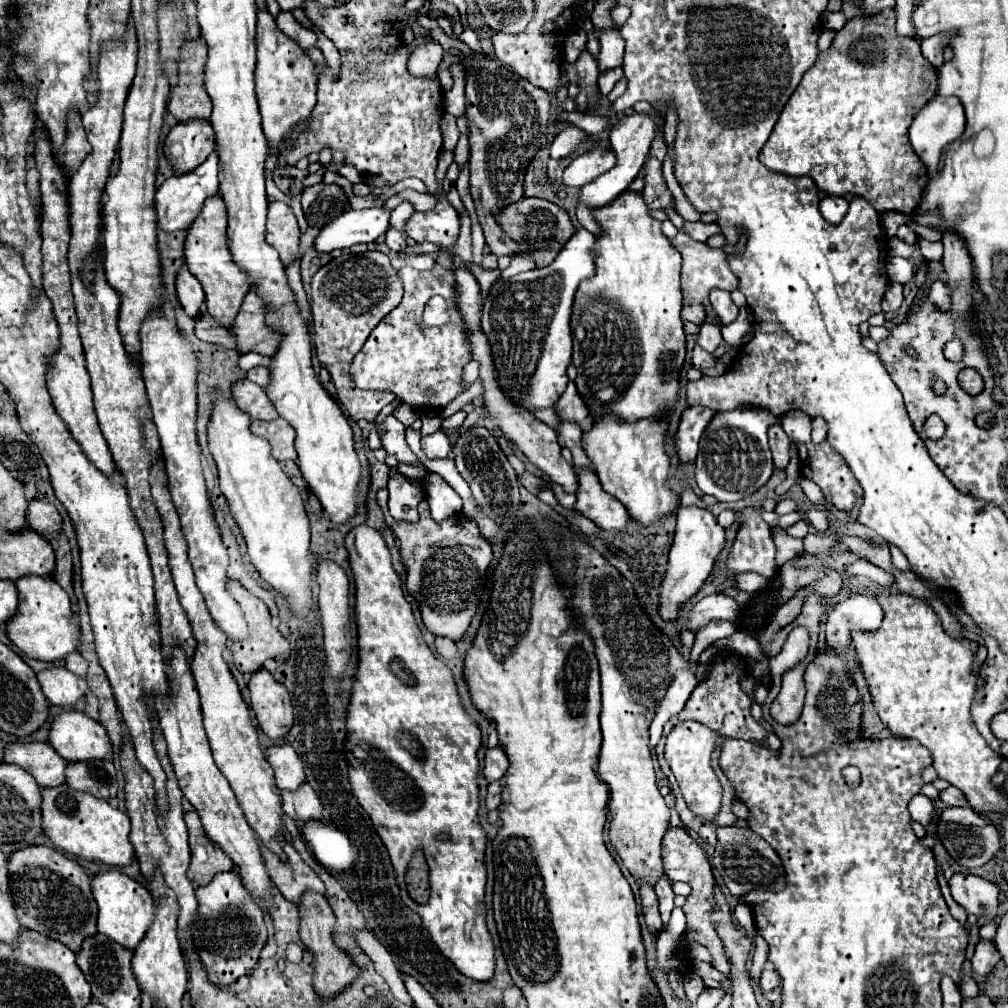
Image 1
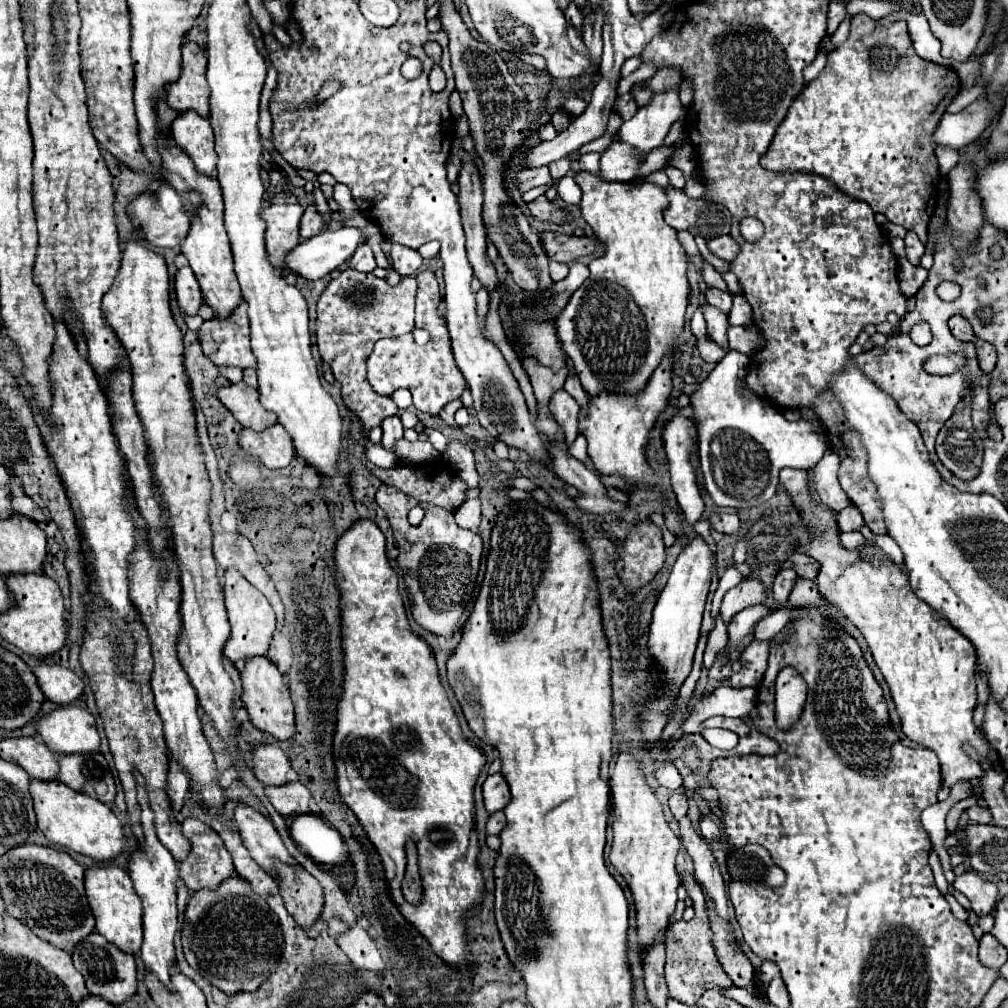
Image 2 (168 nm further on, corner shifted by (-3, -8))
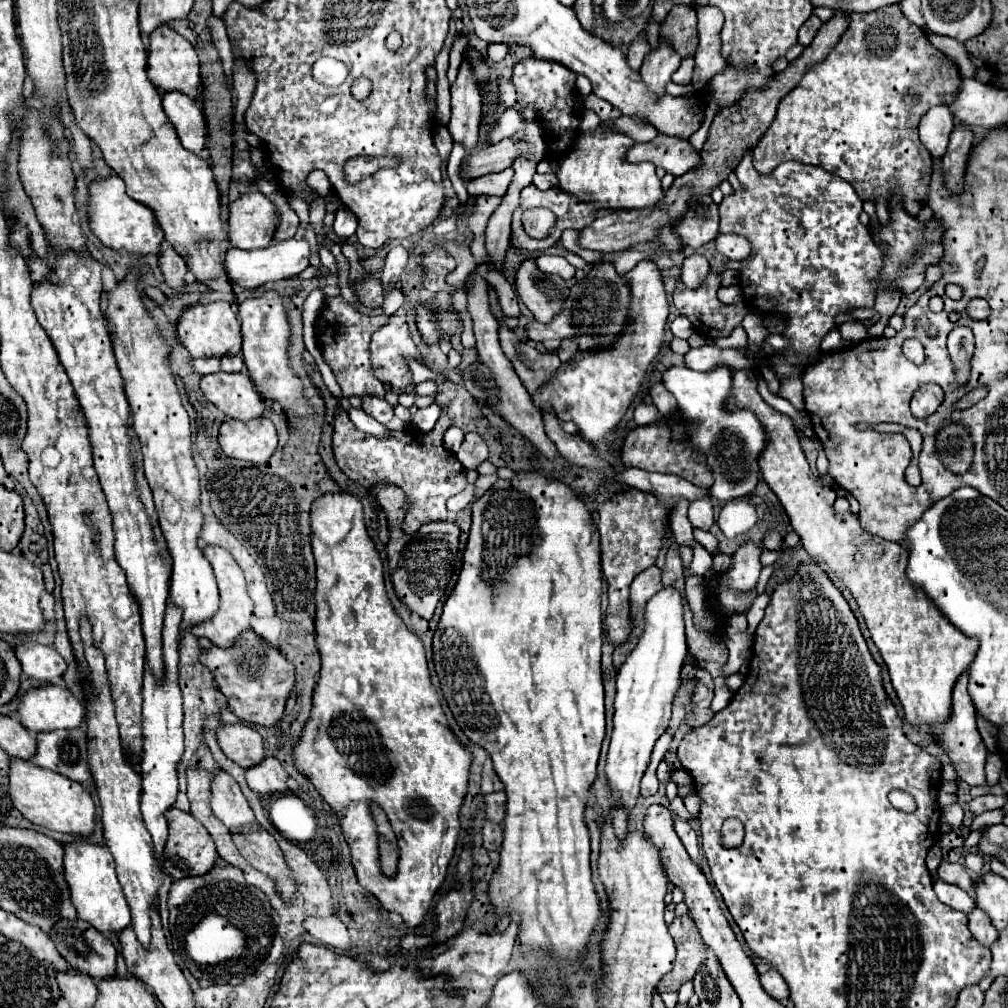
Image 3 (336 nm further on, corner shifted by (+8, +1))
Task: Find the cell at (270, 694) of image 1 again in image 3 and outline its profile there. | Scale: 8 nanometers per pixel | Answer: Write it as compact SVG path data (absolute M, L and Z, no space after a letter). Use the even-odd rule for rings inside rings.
M253 630L241 636L237 648L213 646L211 650L205 650L201 654L201 662L209 666L209 670L215 674L217 688L227 696L229 710L237 718L257 726L275 726L281 720L285 710L285 700L295 680L293 664L289 664L279 650L271 648Z

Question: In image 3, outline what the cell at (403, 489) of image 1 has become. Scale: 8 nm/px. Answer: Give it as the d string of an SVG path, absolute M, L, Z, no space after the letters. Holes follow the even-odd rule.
M337 408L335 426L333 426L335 460L339 468L343 470L343 474L347 474L351 480L357 480L365 488L379 482L393 482L399 488L403 488L403 492L411 498L411 510L405 516L403 530L413 534L425 522L447 520L445 504L449 496L461 492L467 486L465 468L455 458L455 454L443 446L443 434L449 428L449 422L451 418L447 410L443 410L435 428L425 434L425 444L409 436L409 434L419 434L413 426L409 426L403 432L393 432L393 436L387 436L385 440L379 440L369 434L359 438L359 434L363 432L359 432L353 426L353 422L349 420L349 414L343 408Z

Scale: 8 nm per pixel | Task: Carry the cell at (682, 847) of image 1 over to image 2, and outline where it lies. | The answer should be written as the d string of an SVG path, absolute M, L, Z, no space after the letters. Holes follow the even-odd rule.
M684 873L682 885L686 887L688 895L694 901L694 919L690 921L676 921L670 925L670 935L668 935L668 945L666 945L666 981L668 981L668 989L670 989L670 997L686 1003L688 1006L696 1004L702 993L708 989L722 991L722 989L730 989L732 981L730 977L724 973L722 965L716 959L714 953L714 945L712 945L712 931L710 931L710 921L706 915L706 901L702 895L700 885L696 883L696 879L688 873Z

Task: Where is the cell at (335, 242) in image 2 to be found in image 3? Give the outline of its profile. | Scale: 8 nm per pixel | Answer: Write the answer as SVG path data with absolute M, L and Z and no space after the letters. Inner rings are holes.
M281 240L273 242L269 248L263 250L239 250L229 248L225 256L225 268L231 280L237 280L239 284L245 284L245 288L259 288L267 282L277 282L283 278L299 276L309 266L309 242L307 240Z

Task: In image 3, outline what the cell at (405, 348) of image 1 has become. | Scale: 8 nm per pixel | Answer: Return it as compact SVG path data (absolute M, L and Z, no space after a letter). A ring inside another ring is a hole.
M399 308L395 314L393 314L393 320L377 330L371 338L371 366L373 366L373 374L377 380L381 380L383 384L389 384L391 390L395 392L409 392L415 388L415 382L413 382L413 376L411 376L411 368L409 368L409 358L413 358L415 362L427 366L427 368L435 368L435 362L433 360L425 360L421 356L421 352L417 350L411 334L409 334L409 326L407 326L407 310L405 308Z

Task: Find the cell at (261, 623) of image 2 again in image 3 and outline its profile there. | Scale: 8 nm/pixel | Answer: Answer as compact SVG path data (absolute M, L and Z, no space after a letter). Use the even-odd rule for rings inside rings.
M203 546L203 554L205 558L209 560L209 564L213 566L213 572L215 572L215 578L217 578L217 584L219 584L219 594L221 594L221 606L217 610L217 614L213 616L213 620L209 620L207 624L199 624L197 628L193 628L193 634L195 636L205 636L209 638L215 646L221 646L221 648L231 648L243 632L251 630L251 616L253 616L253 600L249 598L247 594L247 582L245 582L245 576L239 568L239 564L235 562L235 558L225 552L223 548L219 546Z

